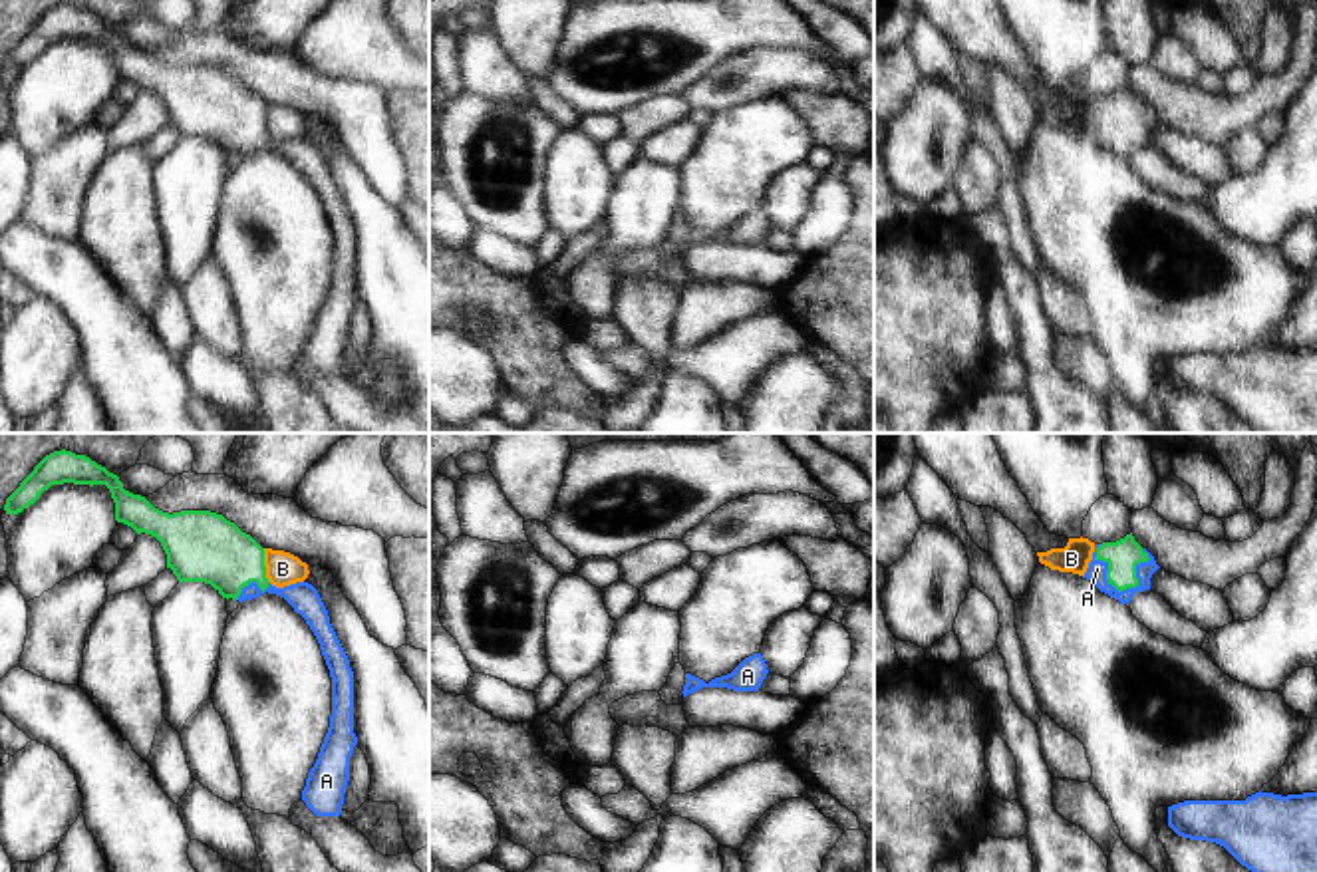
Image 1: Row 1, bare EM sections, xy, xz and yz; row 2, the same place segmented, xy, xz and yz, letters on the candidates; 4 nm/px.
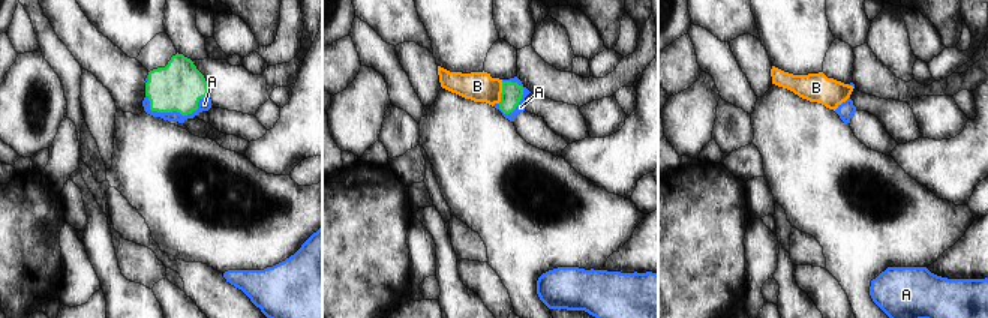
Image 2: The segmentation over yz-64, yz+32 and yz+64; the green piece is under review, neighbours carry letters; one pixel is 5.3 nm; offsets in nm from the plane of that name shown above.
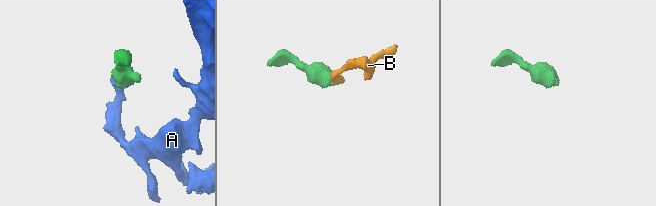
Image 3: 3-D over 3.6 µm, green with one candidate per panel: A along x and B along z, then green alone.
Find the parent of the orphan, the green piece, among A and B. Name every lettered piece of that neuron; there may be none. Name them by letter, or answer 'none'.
A

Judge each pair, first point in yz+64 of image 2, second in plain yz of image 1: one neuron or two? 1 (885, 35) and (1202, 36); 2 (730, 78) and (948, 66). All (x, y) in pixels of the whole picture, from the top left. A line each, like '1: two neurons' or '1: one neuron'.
1: two neurons
2: one neuron

